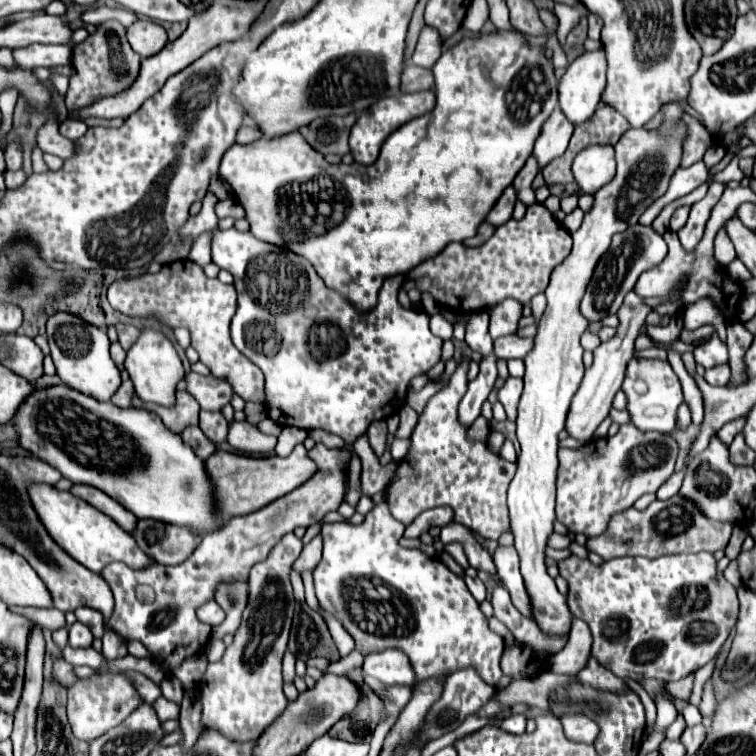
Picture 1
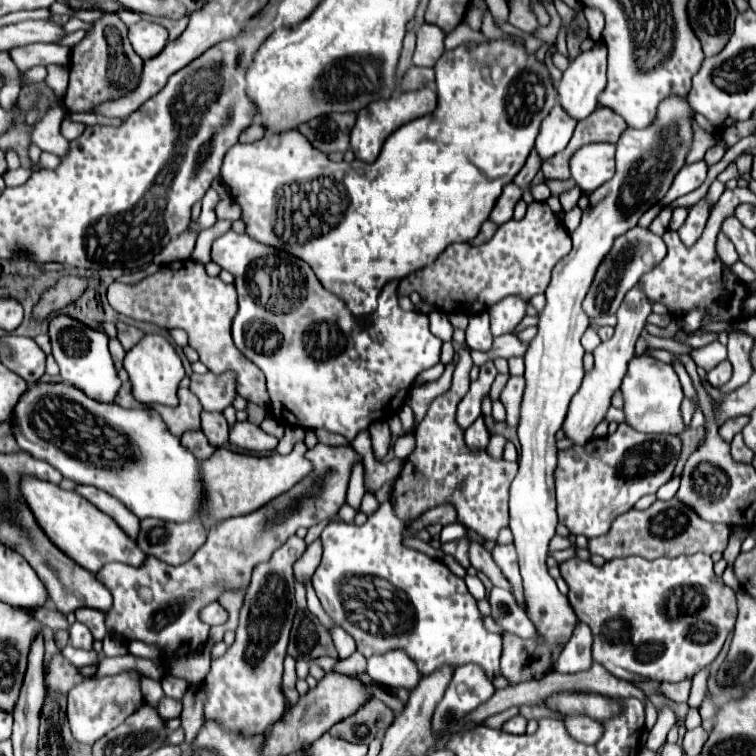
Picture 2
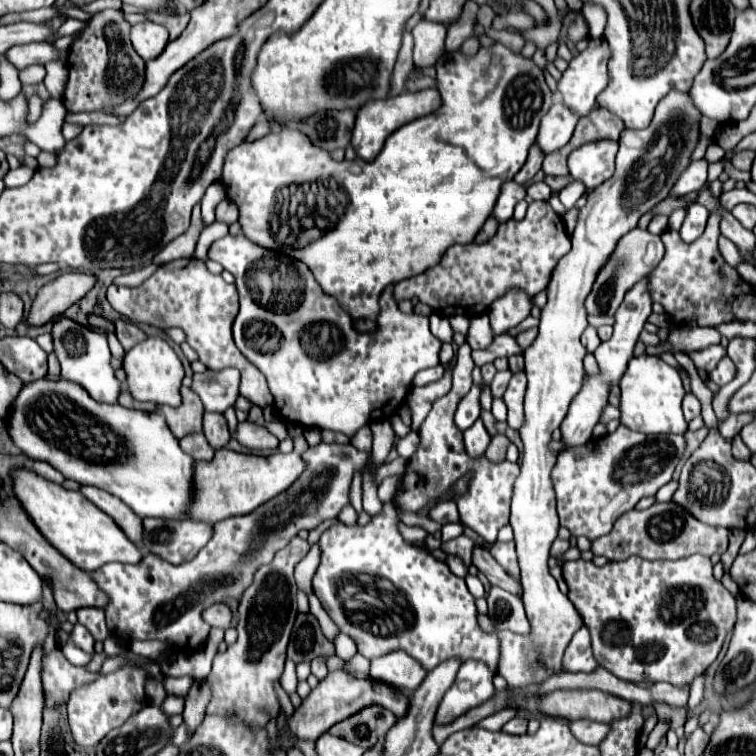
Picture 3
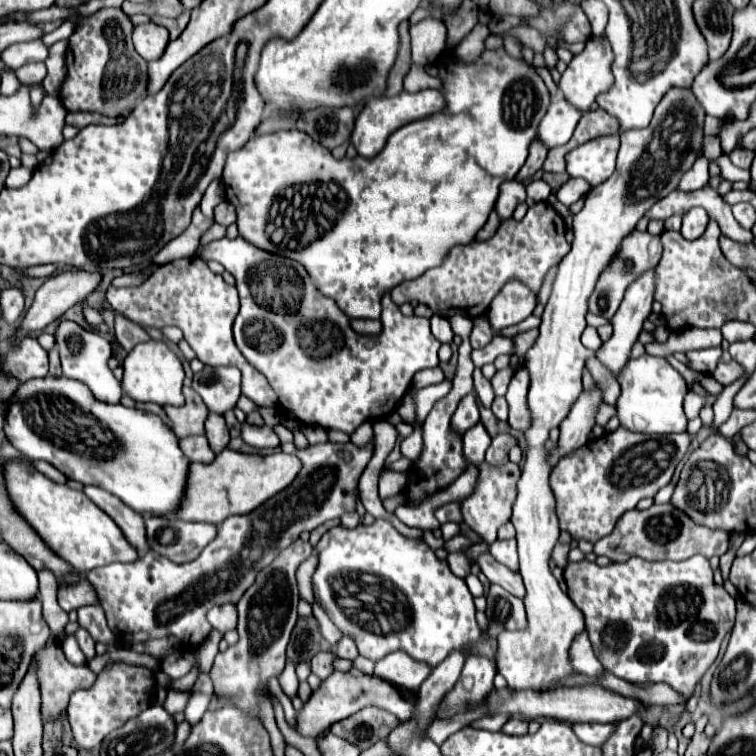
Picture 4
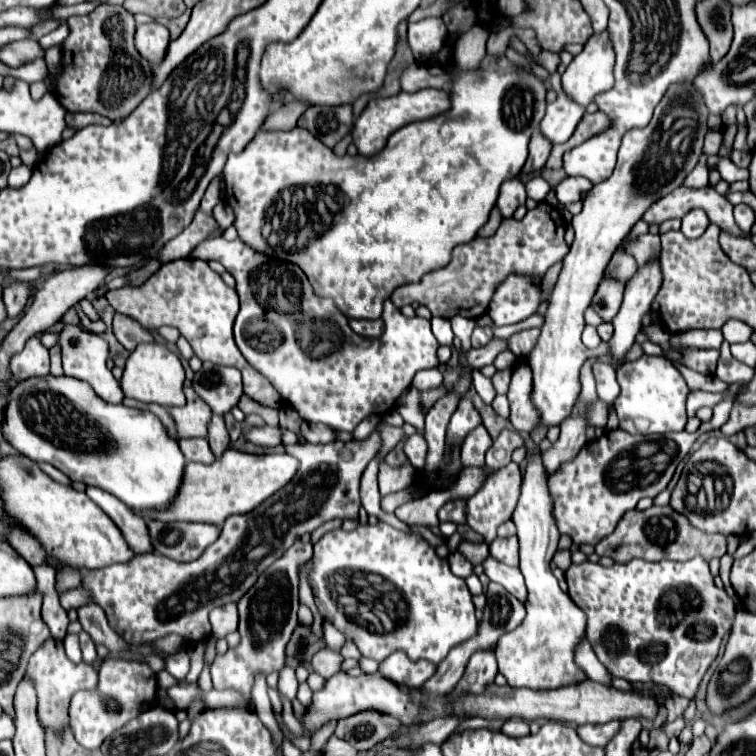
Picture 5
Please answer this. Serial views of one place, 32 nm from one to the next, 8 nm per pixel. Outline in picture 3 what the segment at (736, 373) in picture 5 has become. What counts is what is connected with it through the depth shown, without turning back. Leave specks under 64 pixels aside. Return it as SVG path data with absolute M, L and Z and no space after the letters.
M726 356L726 358L722 358L722 360L718 362L718 366L708 374L708 378L710 378L714 384L724 386L724 384L728 384L728 382L734 378L734 372L736 372L736 368L734 368L732 360Z

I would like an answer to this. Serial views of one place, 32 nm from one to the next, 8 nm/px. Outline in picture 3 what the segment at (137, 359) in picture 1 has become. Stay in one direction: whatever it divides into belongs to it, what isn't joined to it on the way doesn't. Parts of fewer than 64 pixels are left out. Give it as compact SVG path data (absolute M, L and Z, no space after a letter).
M148 336L140 344L136 344L132 350L124 356L124 370L128 376L128 390L134 400L140 402L154 402L154 404L168 404L178 406L180 404L180 384L184 378L184 368L176 352L170 348L170 344L160 336Z

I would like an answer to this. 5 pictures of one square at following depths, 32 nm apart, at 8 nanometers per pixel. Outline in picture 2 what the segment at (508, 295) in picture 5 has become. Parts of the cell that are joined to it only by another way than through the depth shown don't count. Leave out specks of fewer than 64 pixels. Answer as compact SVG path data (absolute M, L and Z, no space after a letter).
M508 296L494 304L488 314L490 314L490 332L492 336L502 336L514 332L518 322L524 318L526 312L526 302L520 300L518 296Z

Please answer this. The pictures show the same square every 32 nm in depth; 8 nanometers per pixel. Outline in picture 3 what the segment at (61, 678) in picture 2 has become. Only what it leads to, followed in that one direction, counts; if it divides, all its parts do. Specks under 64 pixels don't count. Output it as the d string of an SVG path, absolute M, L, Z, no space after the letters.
M58 650L50 652L48 656L44 656L42 660L42 684L44 684L44 694L46 694L46 702L52 700L52 704L62 704L68 700L68 694L86 682L92 682L96 678L96 674L86 672L86 668L78 668L72 666L64 654Z

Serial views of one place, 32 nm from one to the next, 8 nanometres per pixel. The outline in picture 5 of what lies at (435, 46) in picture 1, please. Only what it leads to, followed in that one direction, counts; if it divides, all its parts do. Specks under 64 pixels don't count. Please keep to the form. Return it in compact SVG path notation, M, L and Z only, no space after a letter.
M424 18L420 22L408 24L408 44L416 62L430 60L436 52L444 48L448 30L442 18Z

